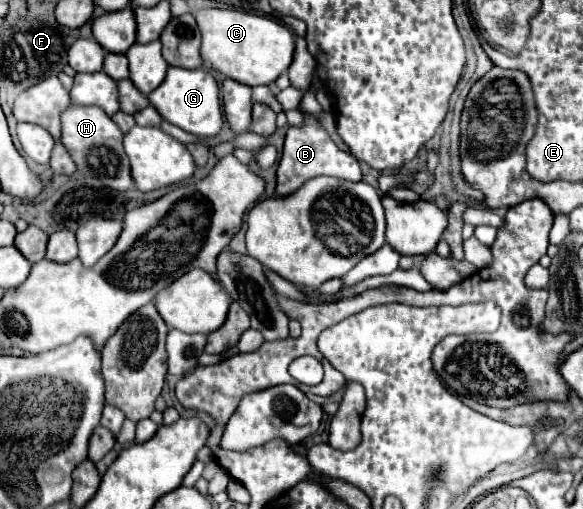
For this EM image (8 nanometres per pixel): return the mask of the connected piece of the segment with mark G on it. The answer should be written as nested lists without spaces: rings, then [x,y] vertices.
[[[169,67],[161,87],[157,87],[157,91],[153,91],[149,95],[149,103],[159,111],[159,115],[165,121],[169,121],[197,137],[215,137],[223,125],[217,81],[213,79],[211,73],[207,73],[203,69]]]

